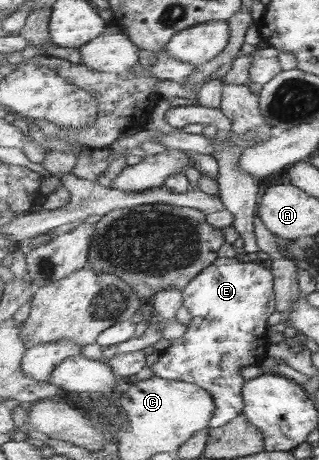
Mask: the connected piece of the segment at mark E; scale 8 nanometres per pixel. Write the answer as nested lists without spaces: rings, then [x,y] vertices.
[[[219,257],[183,289],[183,296],[183,306],[190,311],[192,316],[188,331],[184,337],[171,340],[170,345],[162,351],[159,360],[152,365],[151,369],[156,376],[195,383],[209,391],[216,406],[209,427],[210,429],[222,427],[242,414],[245,406],[243,390],[247,380],[240,373],[240,369],[248,365],[260,364],[266,357],[268,343],[265,341],[269,327],[268,321],[279,310],[275,277],[268,262],[249,261],[245,263],[234,257]]]

